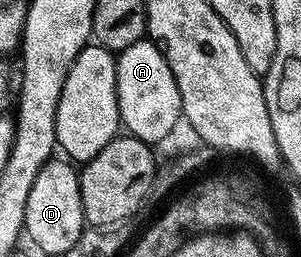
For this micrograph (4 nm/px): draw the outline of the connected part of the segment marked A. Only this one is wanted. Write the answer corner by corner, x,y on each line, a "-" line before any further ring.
140,39
119,51
116,61
116,91
121,123
133,137
148,145
153,146
169,134
176,120
183,117
177,81
174,80
163,49
153,39

